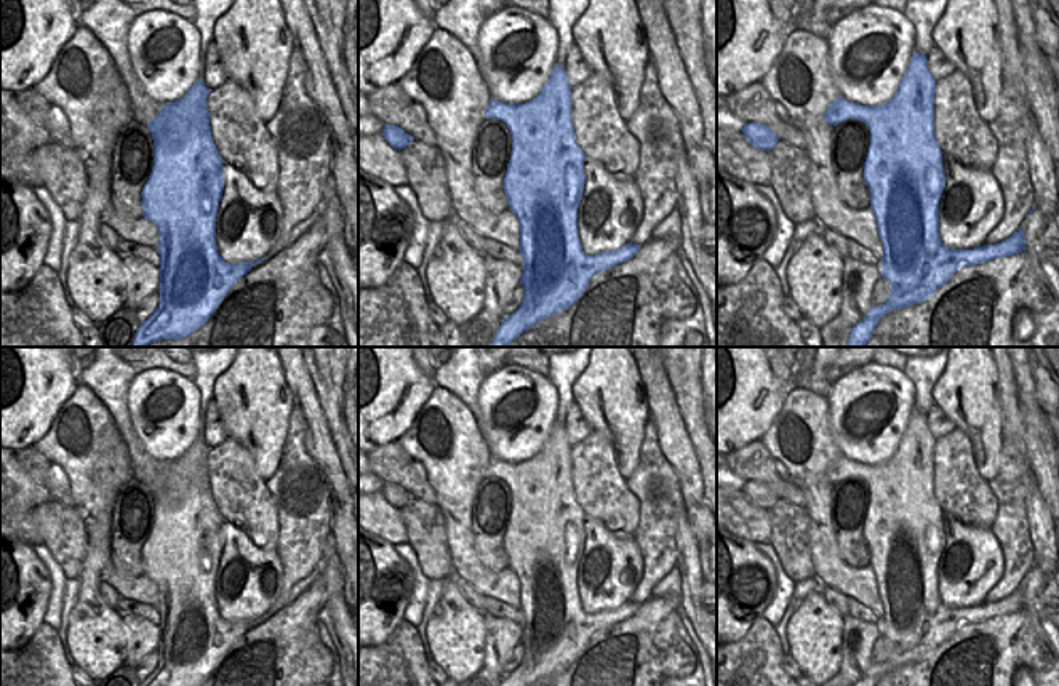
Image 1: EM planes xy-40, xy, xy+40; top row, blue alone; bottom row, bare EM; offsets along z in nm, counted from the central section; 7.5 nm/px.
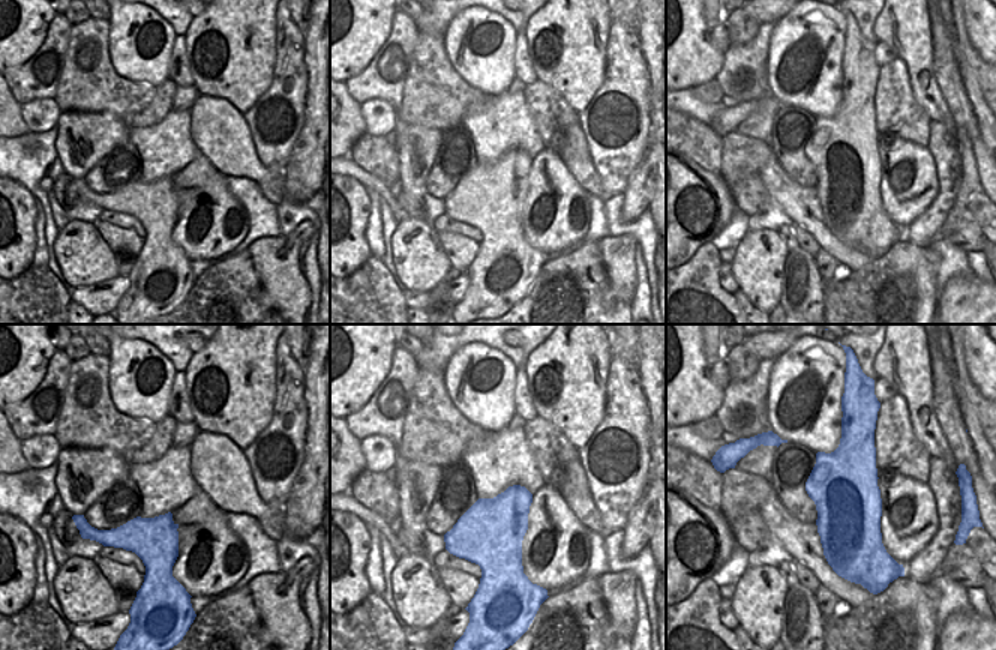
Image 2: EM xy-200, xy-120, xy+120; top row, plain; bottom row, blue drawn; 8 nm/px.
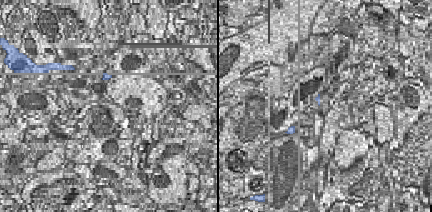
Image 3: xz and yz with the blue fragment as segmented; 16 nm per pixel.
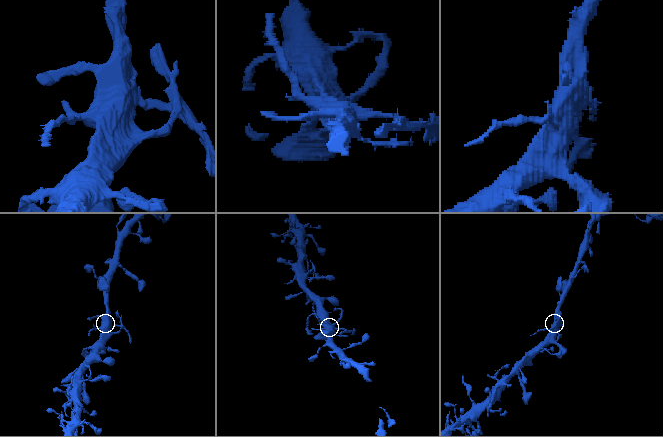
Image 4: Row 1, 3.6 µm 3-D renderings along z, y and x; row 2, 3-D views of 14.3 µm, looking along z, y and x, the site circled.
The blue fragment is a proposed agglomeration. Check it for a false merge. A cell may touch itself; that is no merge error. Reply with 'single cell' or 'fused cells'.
fused cells

